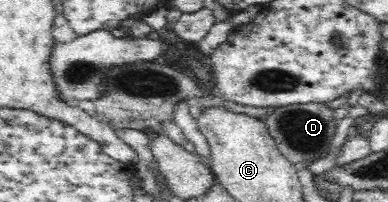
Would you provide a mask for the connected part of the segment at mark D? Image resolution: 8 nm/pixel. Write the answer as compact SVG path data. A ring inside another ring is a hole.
M296 104L280 107L272 115L263 118L267 133L275 141L275 147L284 157L295 163L314 163L326 157L332 150L332 141L338 131L339 119L326 104Z

